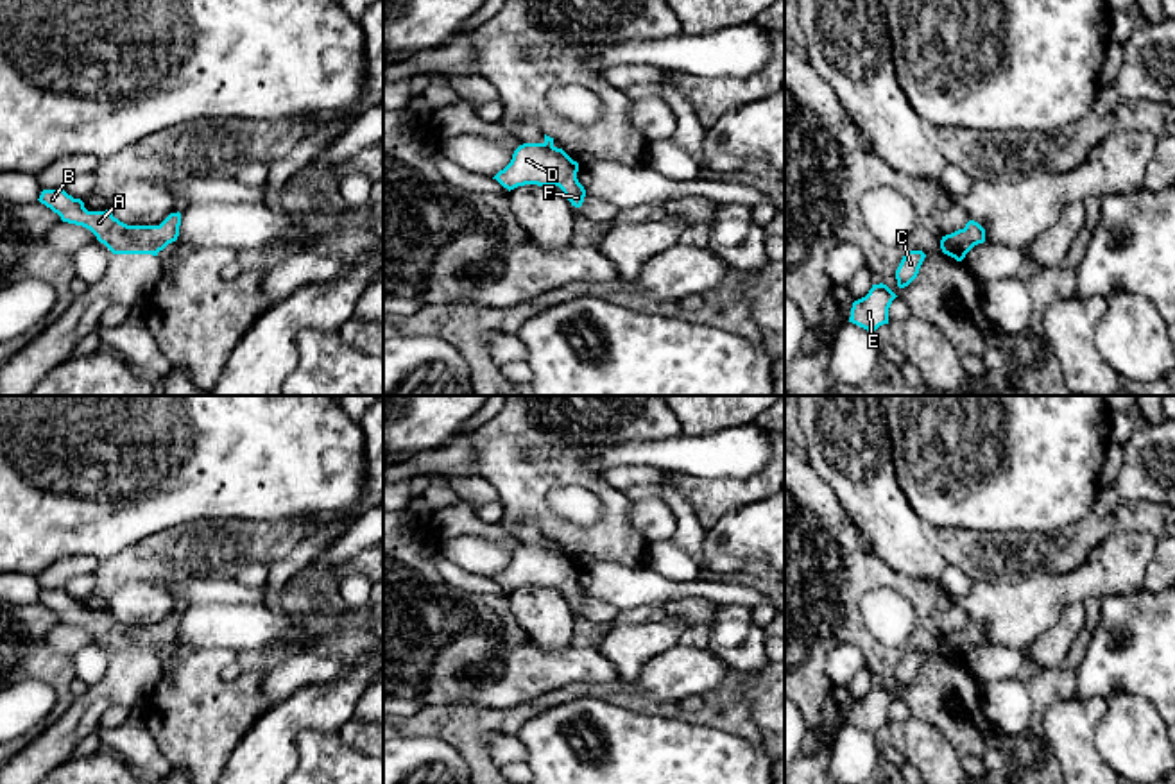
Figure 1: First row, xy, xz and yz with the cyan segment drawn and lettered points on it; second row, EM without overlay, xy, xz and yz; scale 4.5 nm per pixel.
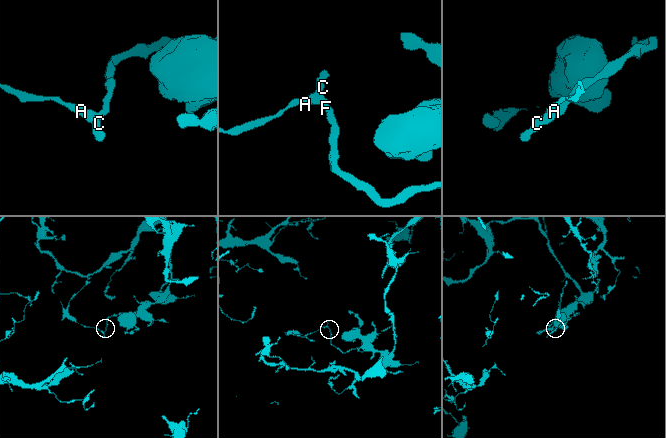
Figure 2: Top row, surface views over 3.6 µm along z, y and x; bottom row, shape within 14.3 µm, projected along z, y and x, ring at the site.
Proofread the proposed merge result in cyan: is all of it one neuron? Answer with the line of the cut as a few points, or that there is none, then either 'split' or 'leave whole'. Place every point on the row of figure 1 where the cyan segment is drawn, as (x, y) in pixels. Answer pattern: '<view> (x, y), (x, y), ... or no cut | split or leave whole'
no cut | leave whole

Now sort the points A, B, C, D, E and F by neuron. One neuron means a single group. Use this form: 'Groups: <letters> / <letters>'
Groups: A B C D E F

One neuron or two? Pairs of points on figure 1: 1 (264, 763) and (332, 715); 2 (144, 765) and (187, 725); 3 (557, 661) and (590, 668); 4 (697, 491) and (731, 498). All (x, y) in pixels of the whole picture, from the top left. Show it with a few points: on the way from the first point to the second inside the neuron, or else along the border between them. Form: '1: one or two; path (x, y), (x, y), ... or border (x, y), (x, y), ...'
1: one; path (273, 741), (276, 732), (294, 715), (310, 715)
2: two; border (144, 711), (144, 722), (156, 749), (172, 765)
3: one; path (565, 664), (583, 664)
4: one; path (706, 496), (722, 496)

